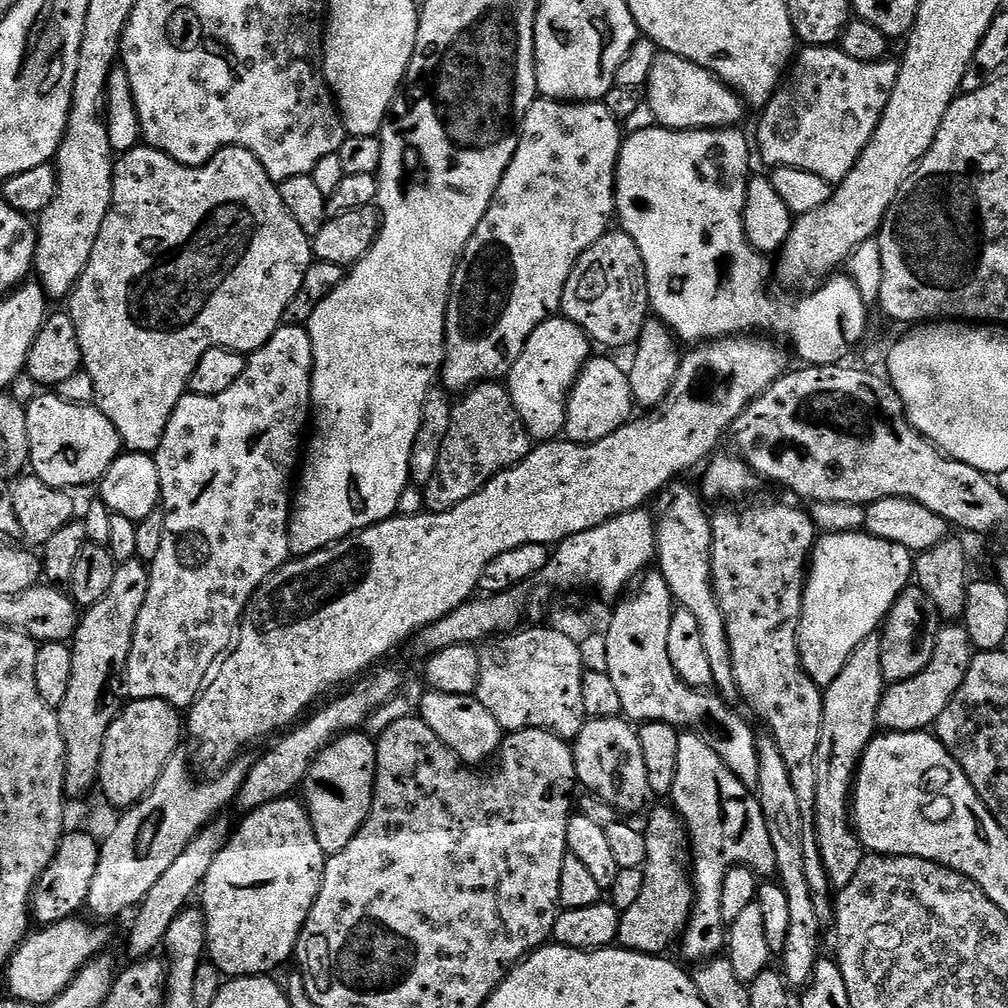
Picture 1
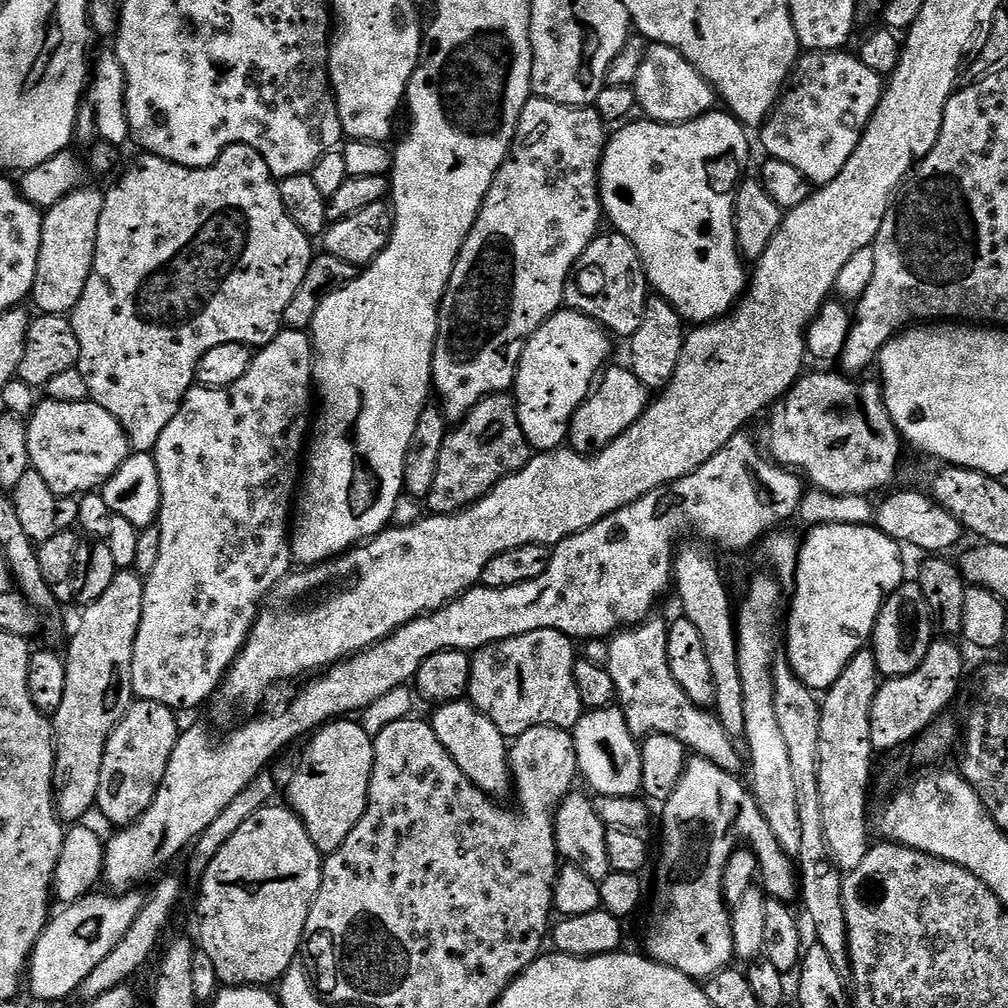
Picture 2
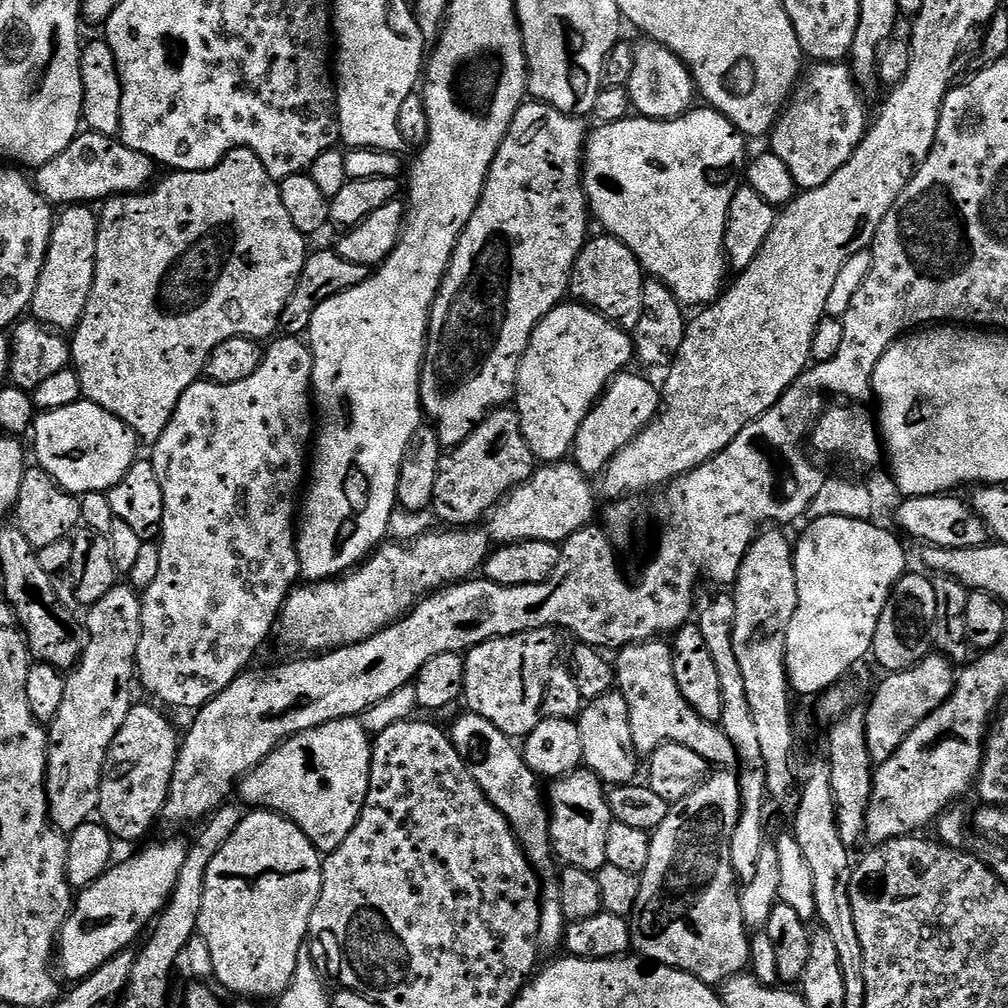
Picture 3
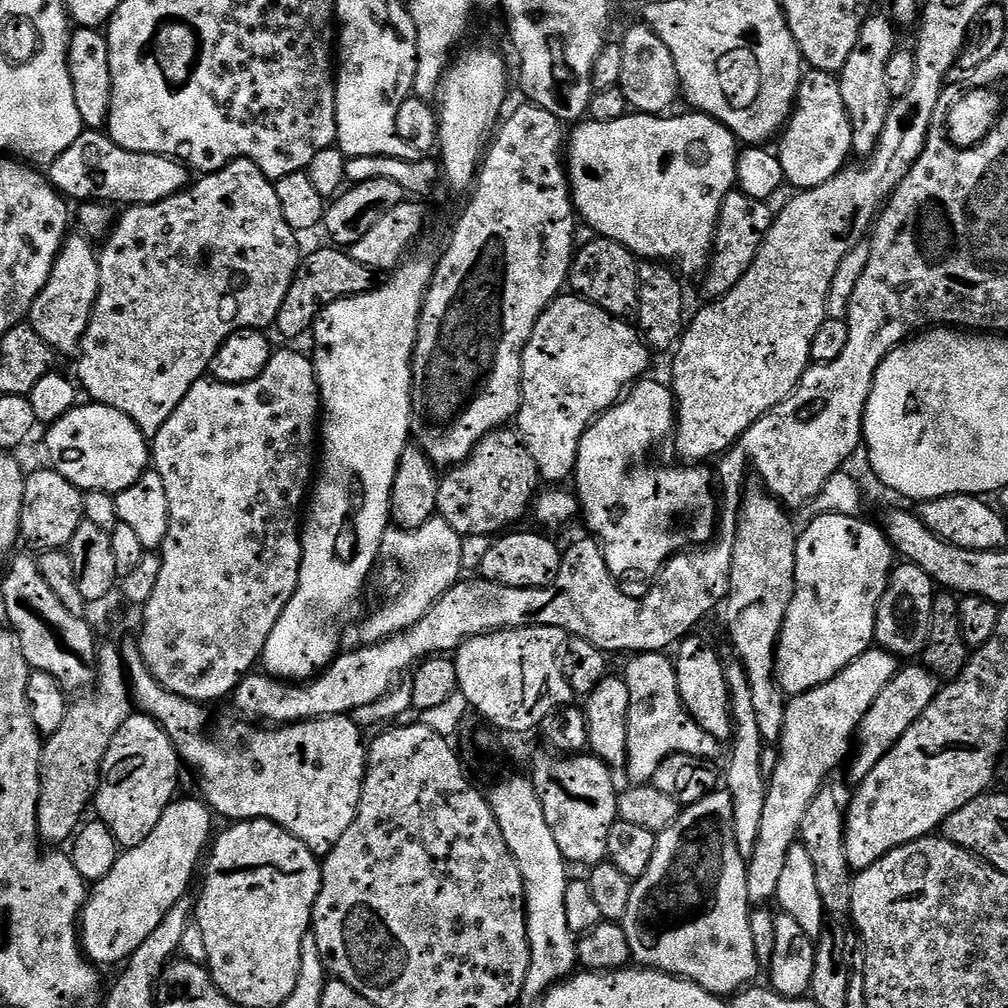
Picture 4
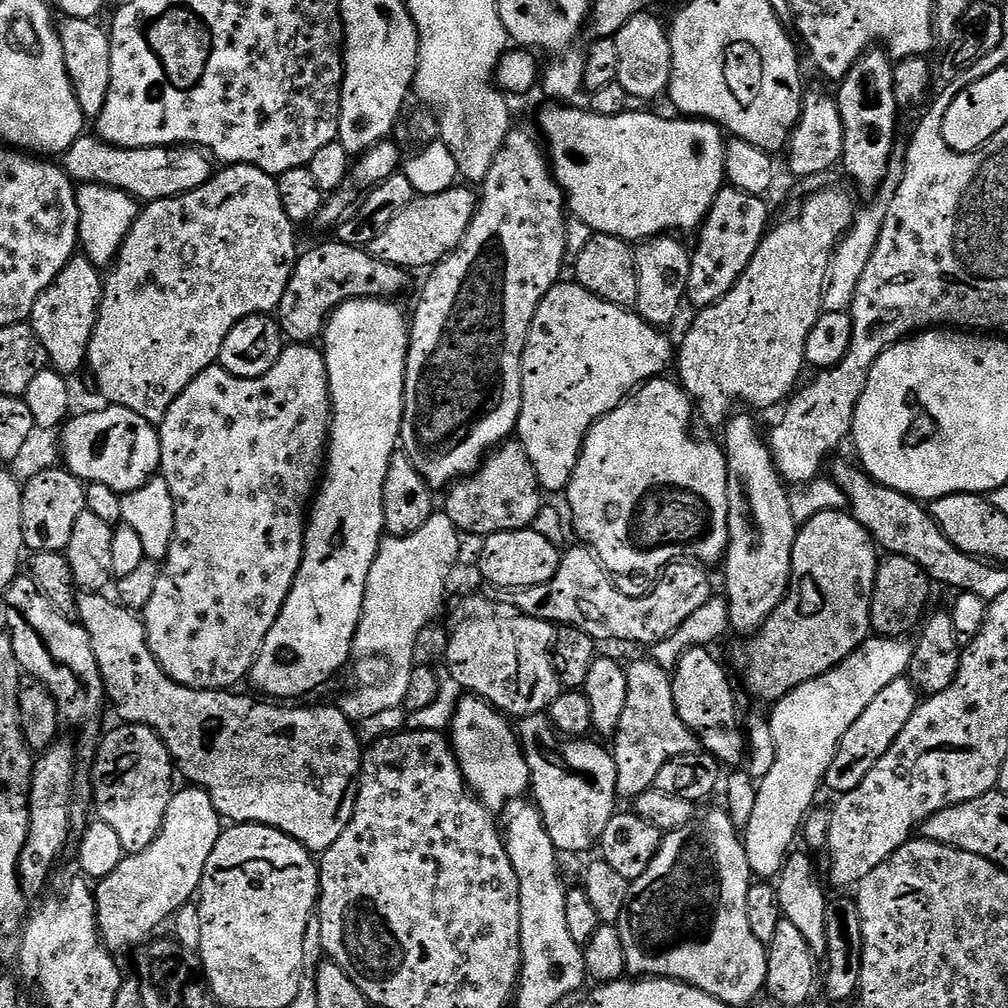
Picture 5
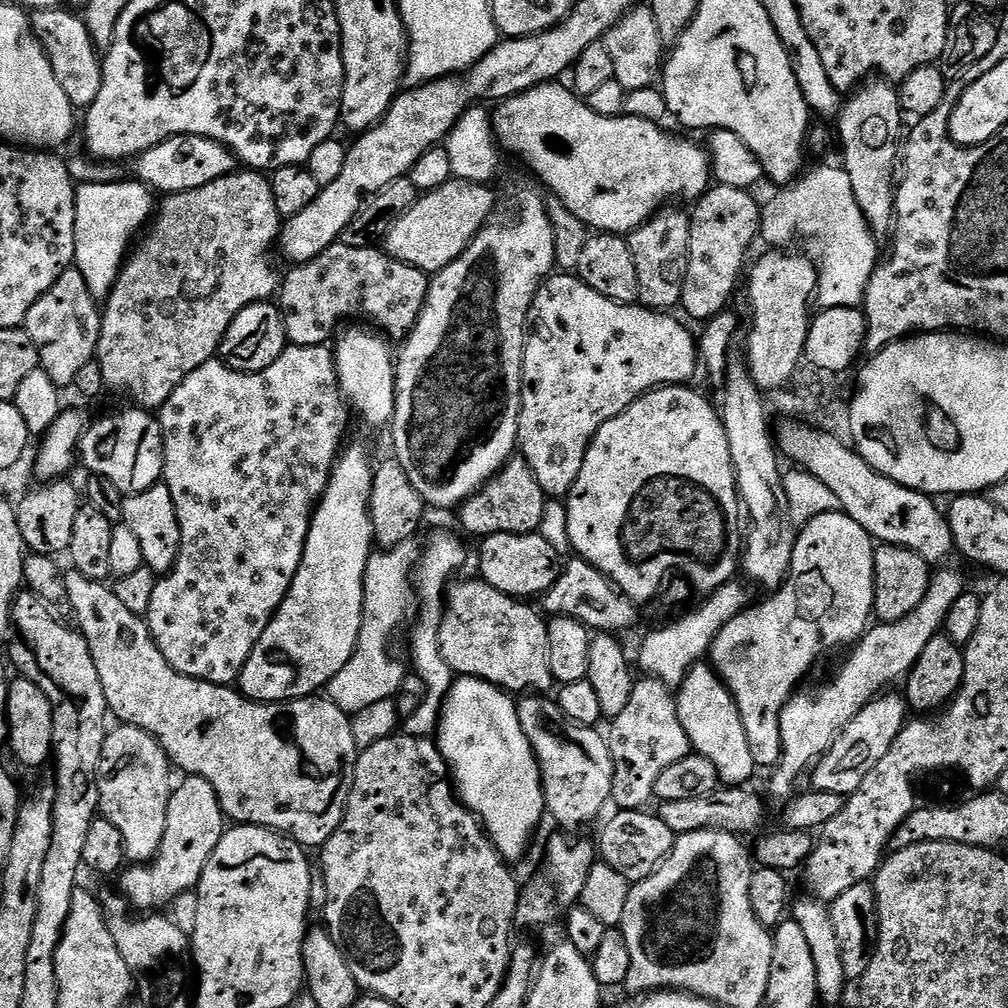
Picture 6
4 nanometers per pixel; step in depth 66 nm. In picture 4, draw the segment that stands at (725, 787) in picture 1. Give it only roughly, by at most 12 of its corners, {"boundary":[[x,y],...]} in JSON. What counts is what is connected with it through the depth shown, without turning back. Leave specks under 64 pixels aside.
{"boundary":[[730,794],[687,805],[634,881],[637,965],[724,998],[762,965]]}

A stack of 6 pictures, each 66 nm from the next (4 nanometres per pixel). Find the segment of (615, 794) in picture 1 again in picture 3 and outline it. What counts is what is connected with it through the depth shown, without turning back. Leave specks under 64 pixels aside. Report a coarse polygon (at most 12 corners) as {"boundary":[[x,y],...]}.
{"boundary":[[609,690],[581,707],[587,771],[608,786],[637,779],[630,710]]}

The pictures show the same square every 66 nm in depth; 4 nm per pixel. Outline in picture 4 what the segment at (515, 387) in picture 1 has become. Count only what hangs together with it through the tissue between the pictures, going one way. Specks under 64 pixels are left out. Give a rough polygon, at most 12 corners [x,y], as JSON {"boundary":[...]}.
{"boundary":[[582,296],[540,315],[518,431],[541,481],[575,473],[647,373],[633,325]]}

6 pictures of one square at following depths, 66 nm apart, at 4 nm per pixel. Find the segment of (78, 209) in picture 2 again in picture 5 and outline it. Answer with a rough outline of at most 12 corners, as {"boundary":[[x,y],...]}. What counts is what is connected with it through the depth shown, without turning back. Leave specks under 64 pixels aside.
{"boundary":[[77,254],[30,317],[45,353],[83,353],[102,272]]}

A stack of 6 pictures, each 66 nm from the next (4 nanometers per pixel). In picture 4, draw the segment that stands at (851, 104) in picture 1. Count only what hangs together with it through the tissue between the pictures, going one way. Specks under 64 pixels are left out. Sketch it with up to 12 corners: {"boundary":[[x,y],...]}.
{"boundary":[[801,75],[779,140],[784,179],[844,171],[852,127],[839,79]]}

